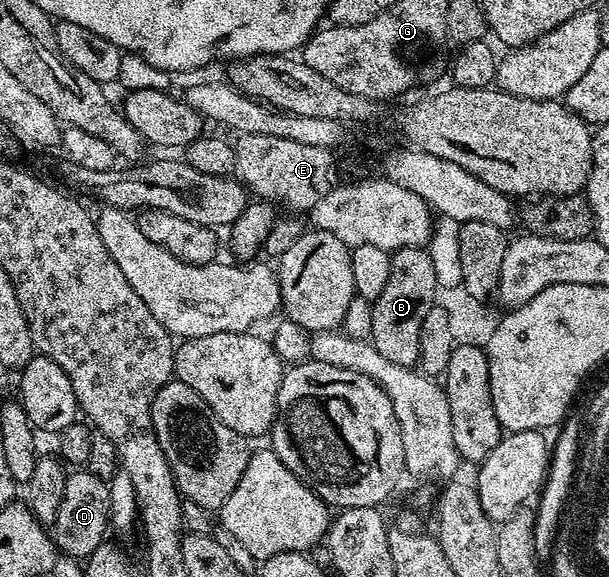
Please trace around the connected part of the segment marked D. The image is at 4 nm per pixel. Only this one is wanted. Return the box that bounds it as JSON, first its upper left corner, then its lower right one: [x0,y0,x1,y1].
[51,468,110,560]

